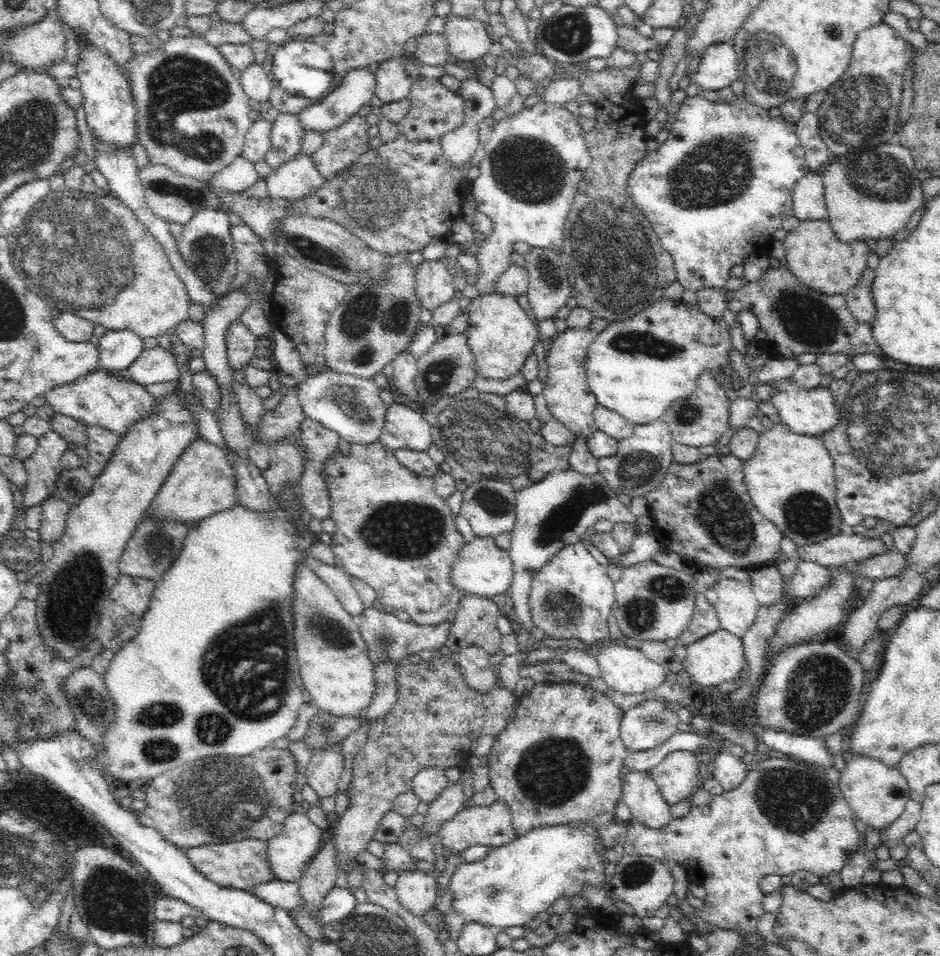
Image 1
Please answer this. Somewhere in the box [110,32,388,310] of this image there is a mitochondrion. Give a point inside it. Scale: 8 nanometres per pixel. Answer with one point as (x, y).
(179, 84)

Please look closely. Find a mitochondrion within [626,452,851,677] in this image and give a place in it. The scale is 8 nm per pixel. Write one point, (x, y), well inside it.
(722, 514)

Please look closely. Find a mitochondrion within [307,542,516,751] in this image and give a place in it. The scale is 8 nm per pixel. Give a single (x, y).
(384, 639)

